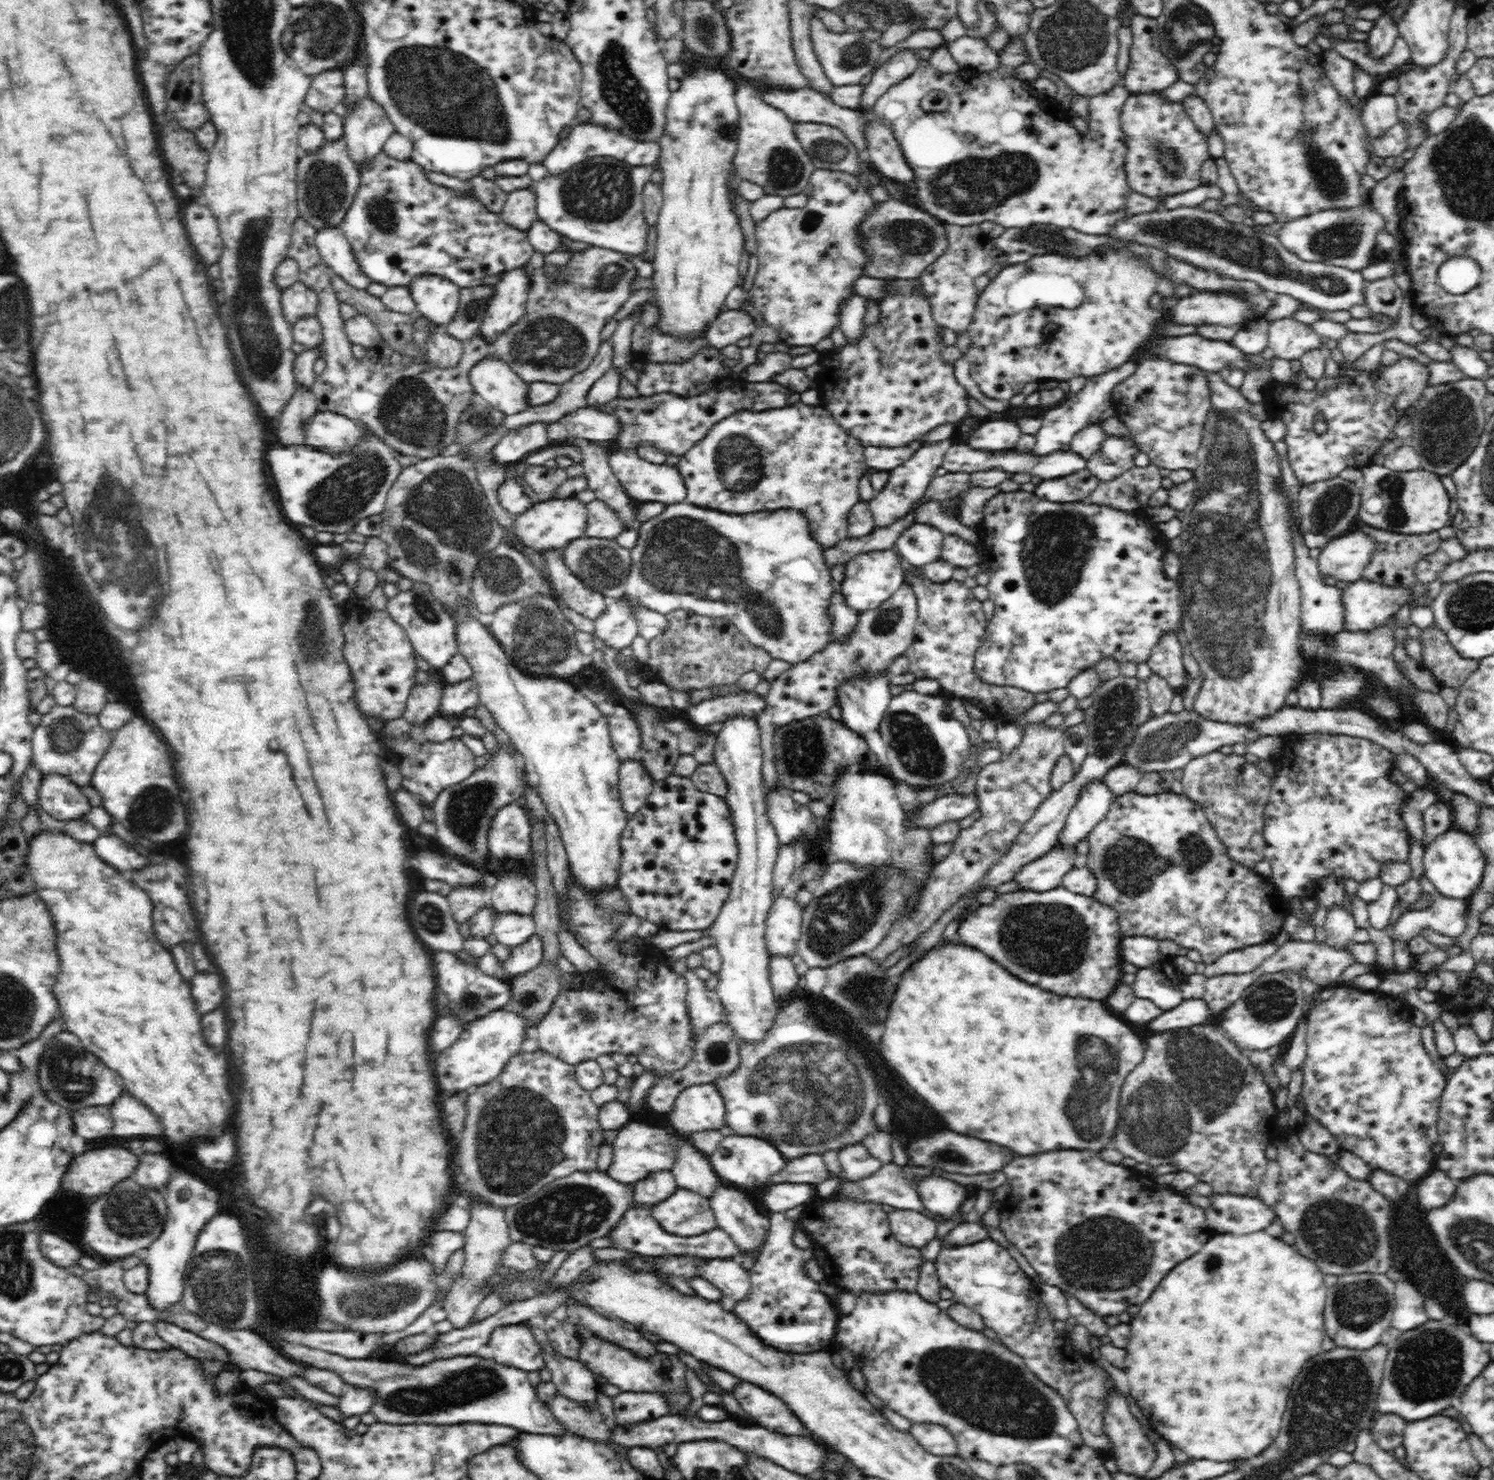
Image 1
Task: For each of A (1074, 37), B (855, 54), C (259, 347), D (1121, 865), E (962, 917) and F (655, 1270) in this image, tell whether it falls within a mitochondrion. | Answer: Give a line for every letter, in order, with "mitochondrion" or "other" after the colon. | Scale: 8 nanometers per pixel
A: mitochondrion
B: mitochondrion
C: mitochondrion
D: mitochondrion
E: other
F: other

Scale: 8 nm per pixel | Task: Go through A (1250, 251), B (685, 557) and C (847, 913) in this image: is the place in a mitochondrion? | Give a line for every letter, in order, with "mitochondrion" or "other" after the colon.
A: mitochondrion
B: mitochondrion
C: mitochondrion

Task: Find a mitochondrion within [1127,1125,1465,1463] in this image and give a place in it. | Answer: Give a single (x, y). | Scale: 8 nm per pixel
(1338, 1232)

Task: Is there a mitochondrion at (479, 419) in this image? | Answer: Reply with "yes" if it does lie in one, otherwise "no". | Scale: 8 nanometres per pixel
yes

